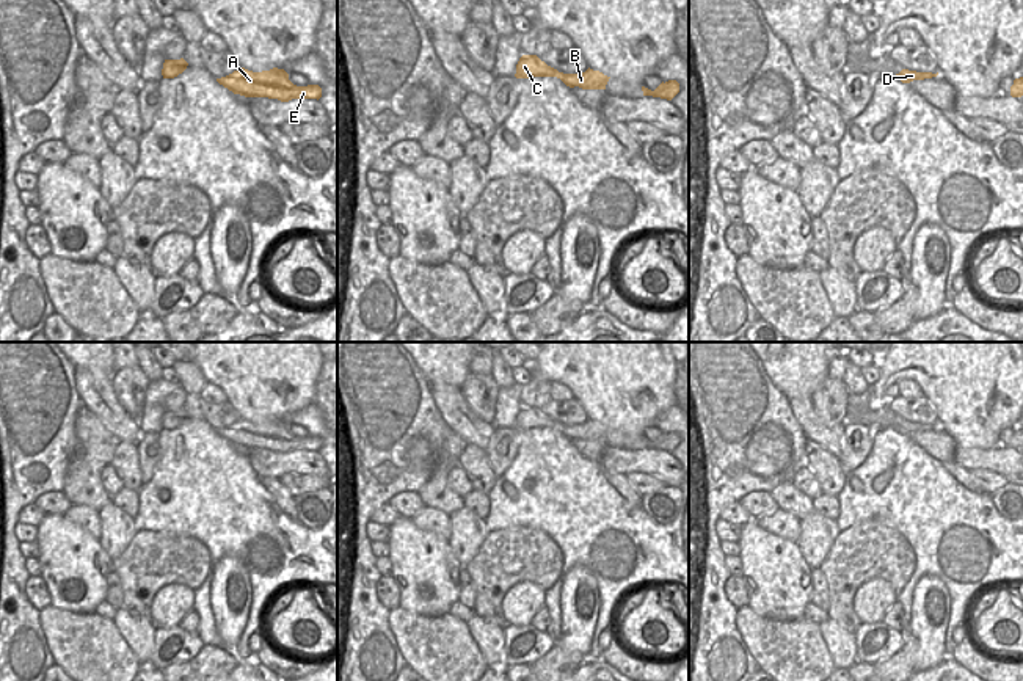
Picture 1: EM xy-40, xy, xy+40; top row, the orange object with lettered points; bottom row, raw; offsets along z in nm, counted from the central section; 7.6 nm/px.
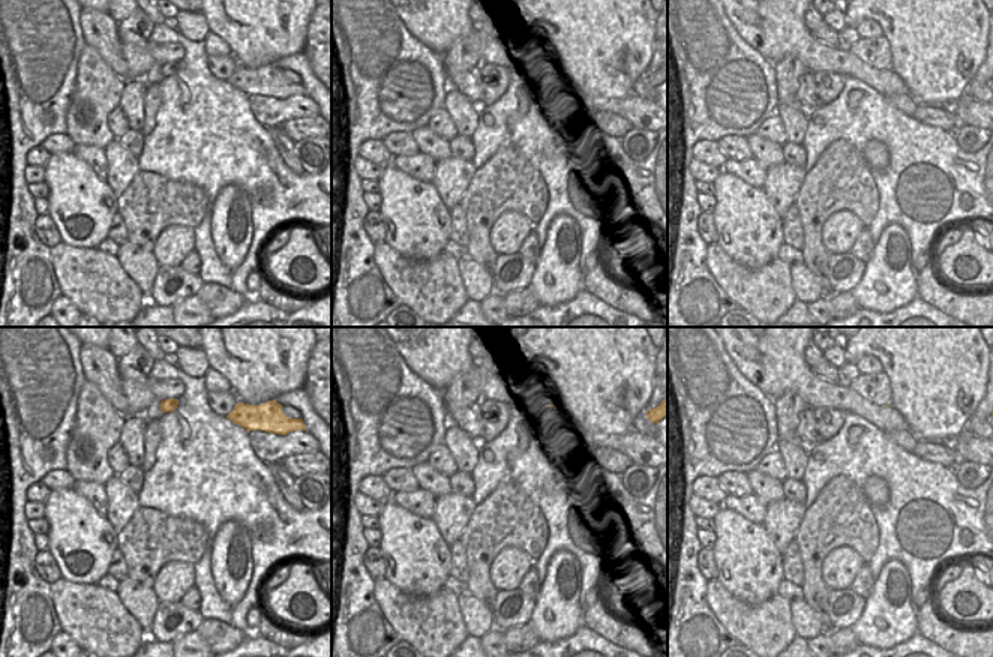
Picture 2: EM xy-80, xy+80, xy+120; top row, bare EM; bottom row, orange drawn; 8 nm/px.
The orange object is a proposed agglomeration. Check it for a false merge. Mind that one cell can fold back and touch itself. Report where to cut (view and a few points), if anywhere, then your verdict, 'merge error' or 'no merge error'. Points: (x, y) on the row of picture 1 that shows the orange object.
no cut | no merge error

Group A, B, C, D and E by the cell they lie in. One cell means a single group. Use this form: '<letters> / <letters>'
A B C D E

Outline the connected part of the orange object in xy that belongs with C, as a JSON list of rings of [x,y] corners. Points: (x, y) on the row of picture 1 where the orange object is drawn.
[[[522,55],[516,64],[516,78],[529,78],[529,77],[557,77],[566,86],[574,88],[579,86],[582,89],[606,89],[606,85],[610,77],[604,75],[599,71],[587,69],[579,74],[563,74],[557,69],[548,66],[537,55]]]

